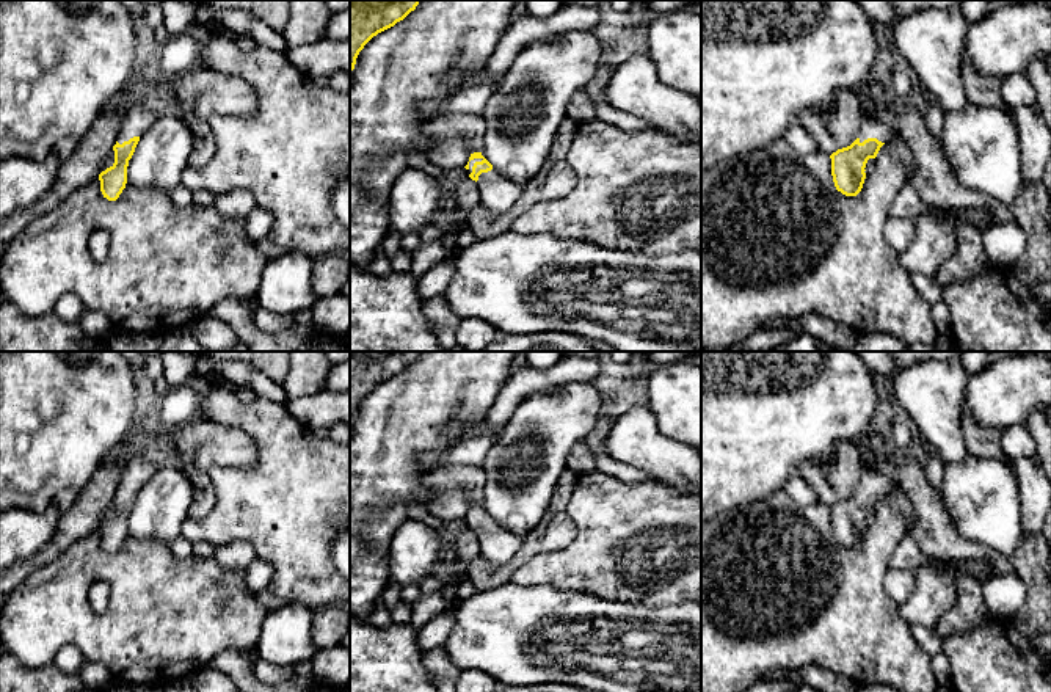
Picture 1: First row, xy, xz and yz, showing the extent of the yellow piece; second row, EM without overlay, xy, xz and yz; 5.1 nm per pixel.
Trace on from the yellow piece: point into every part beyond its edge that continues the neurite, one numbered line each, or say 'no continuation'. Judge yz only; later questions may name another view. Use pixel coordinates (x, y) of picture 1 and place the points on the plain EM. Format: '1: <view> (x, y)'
1: yz (871, 479)

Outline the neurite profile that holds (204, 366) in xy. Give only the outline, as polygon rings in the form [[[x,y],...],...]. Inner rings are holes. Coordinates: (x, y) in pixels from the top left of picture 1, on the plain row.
[[[198,356],[193,375],[204,378],[204,377],[209,377],[212,373],[216,373],[215,361],[210,358],[205,358],[205,356]]]

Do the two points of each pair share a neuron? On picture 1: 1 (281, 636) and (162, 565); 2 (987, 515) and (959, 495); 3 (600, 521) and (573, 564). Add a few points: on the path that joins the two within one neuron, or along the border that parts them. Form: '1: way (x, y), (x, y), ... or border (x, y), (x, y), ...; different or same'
1: border (269, 612), (253, 648); different
2: way (981, 512), (976, 512), (965, 501); same
3: way (600, 532), (600, 537), (584, 553); same

